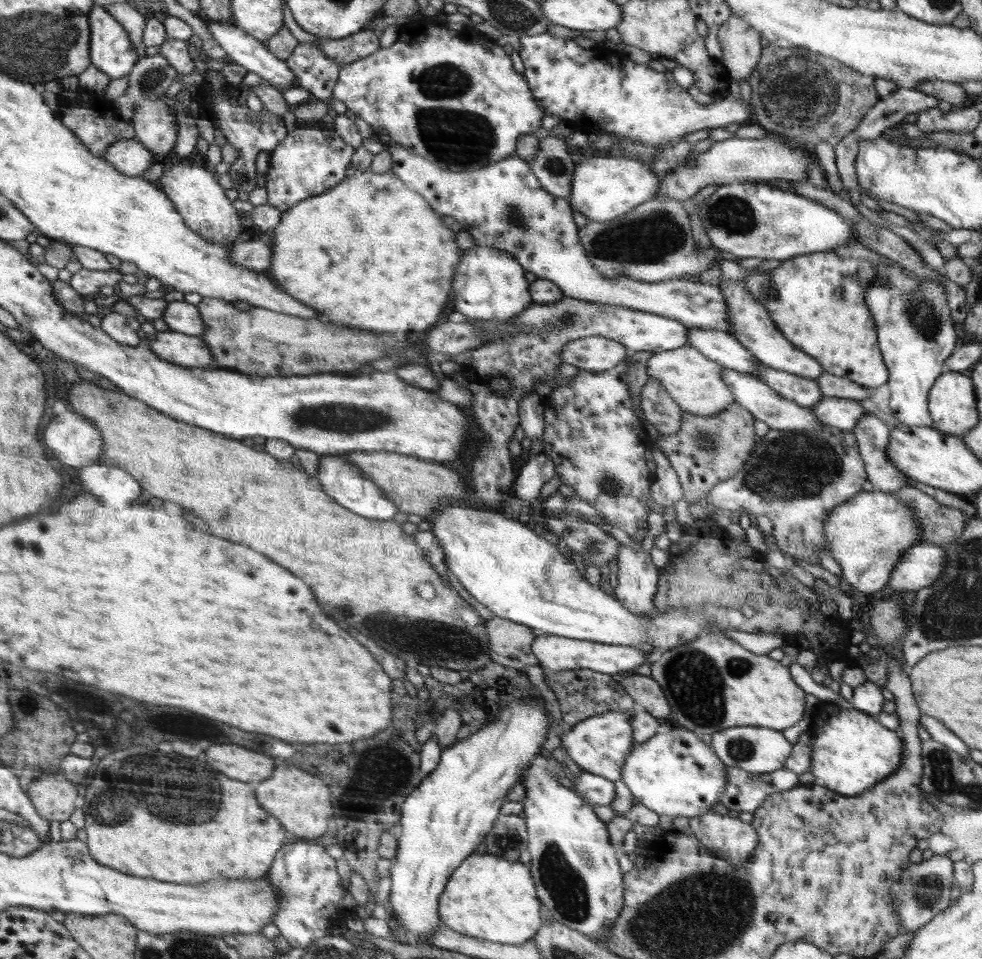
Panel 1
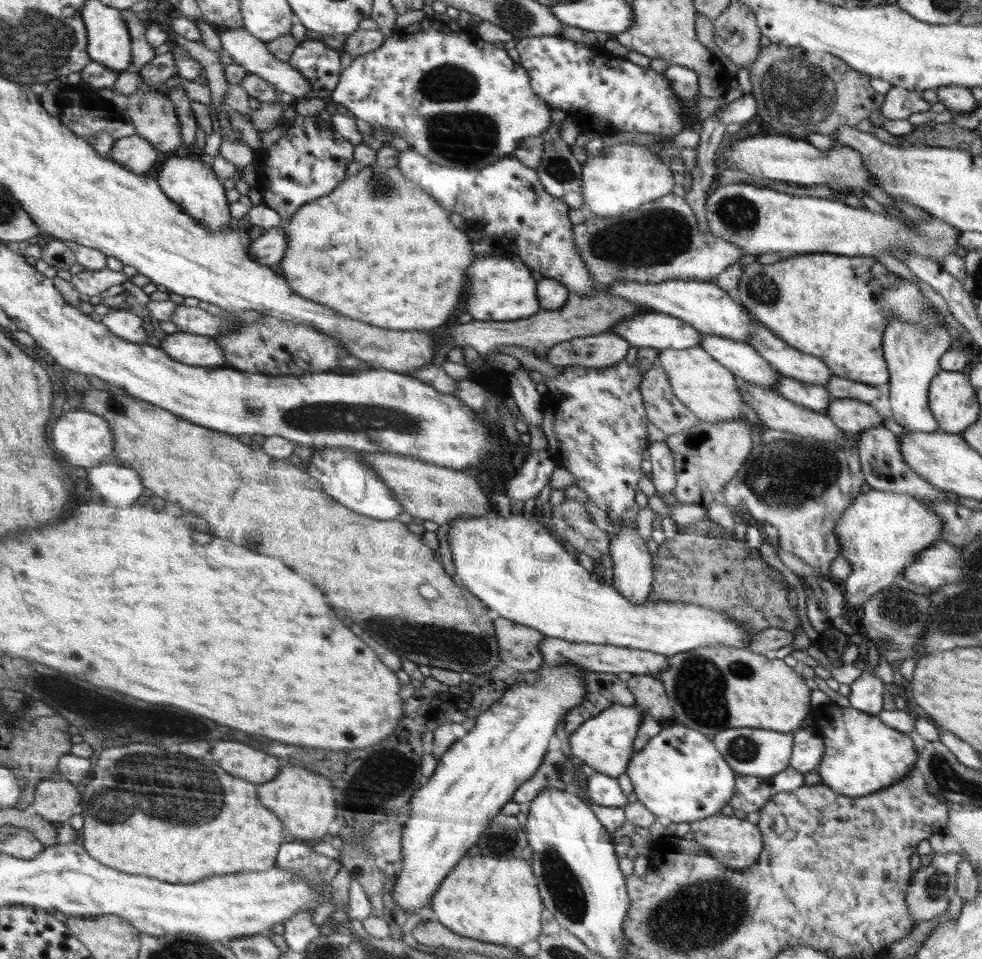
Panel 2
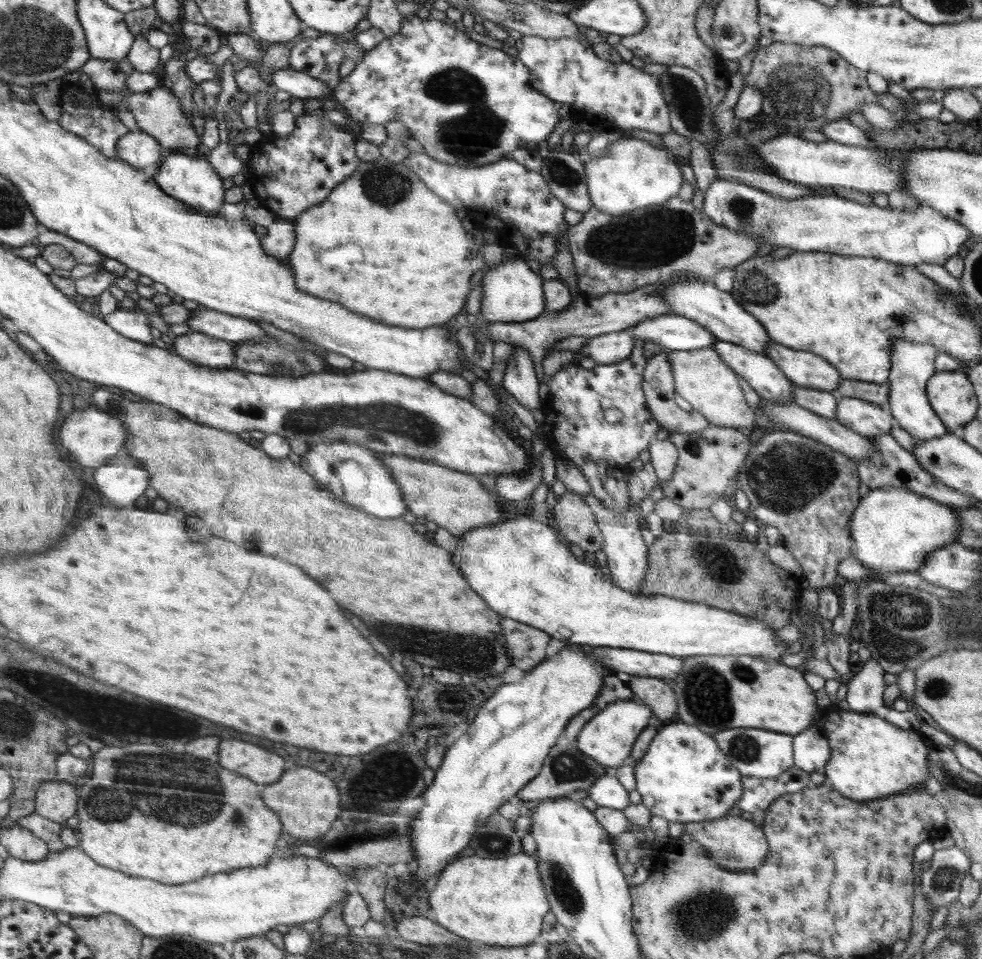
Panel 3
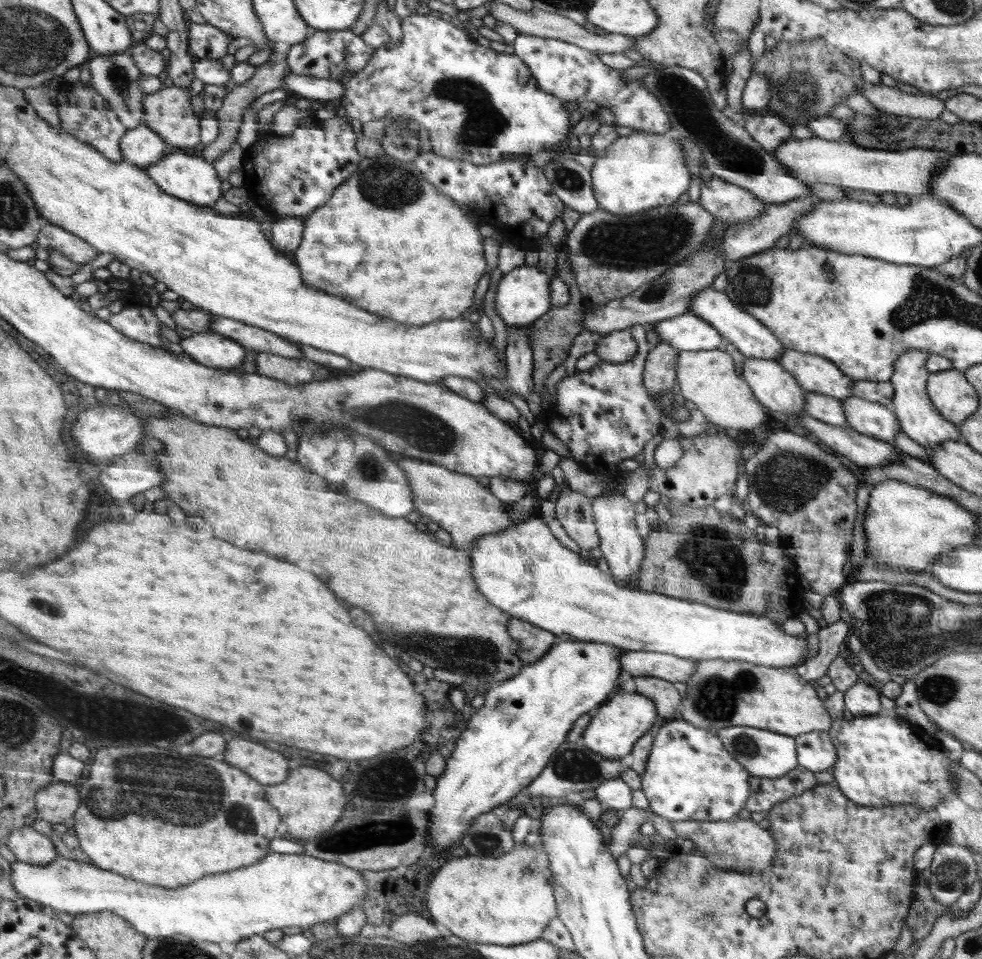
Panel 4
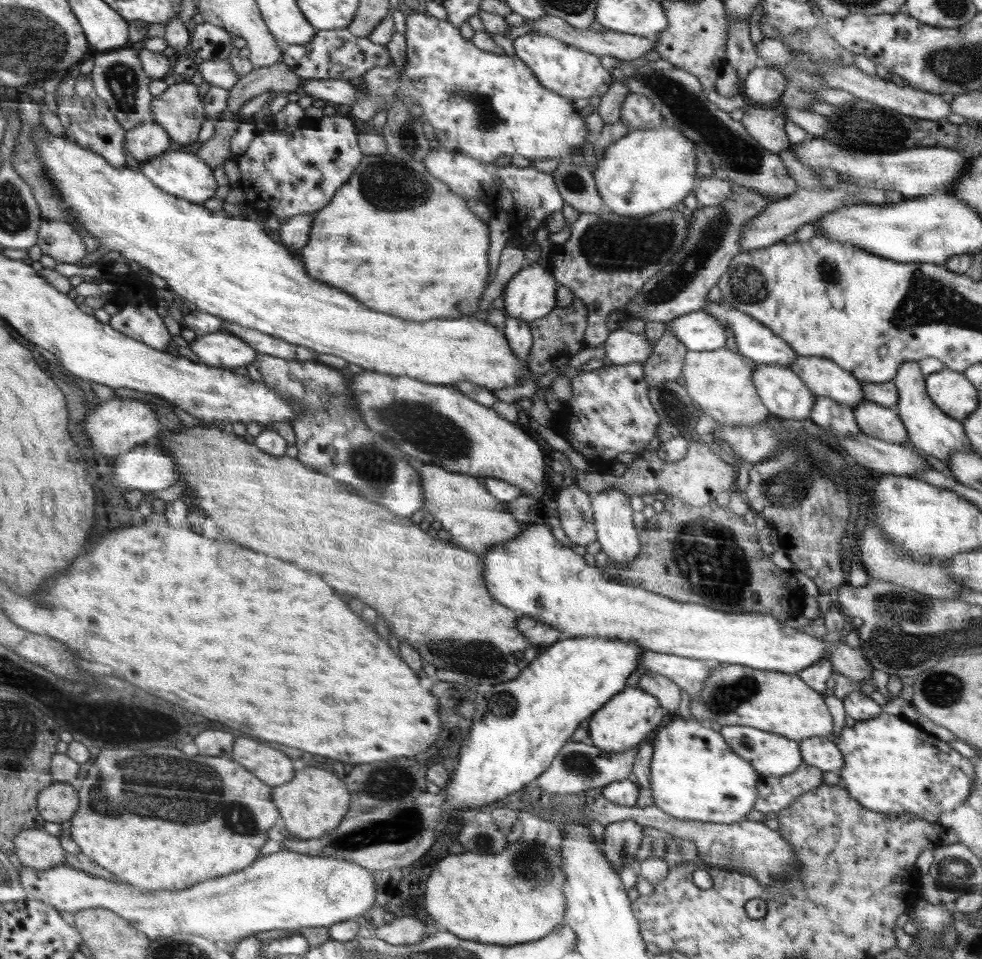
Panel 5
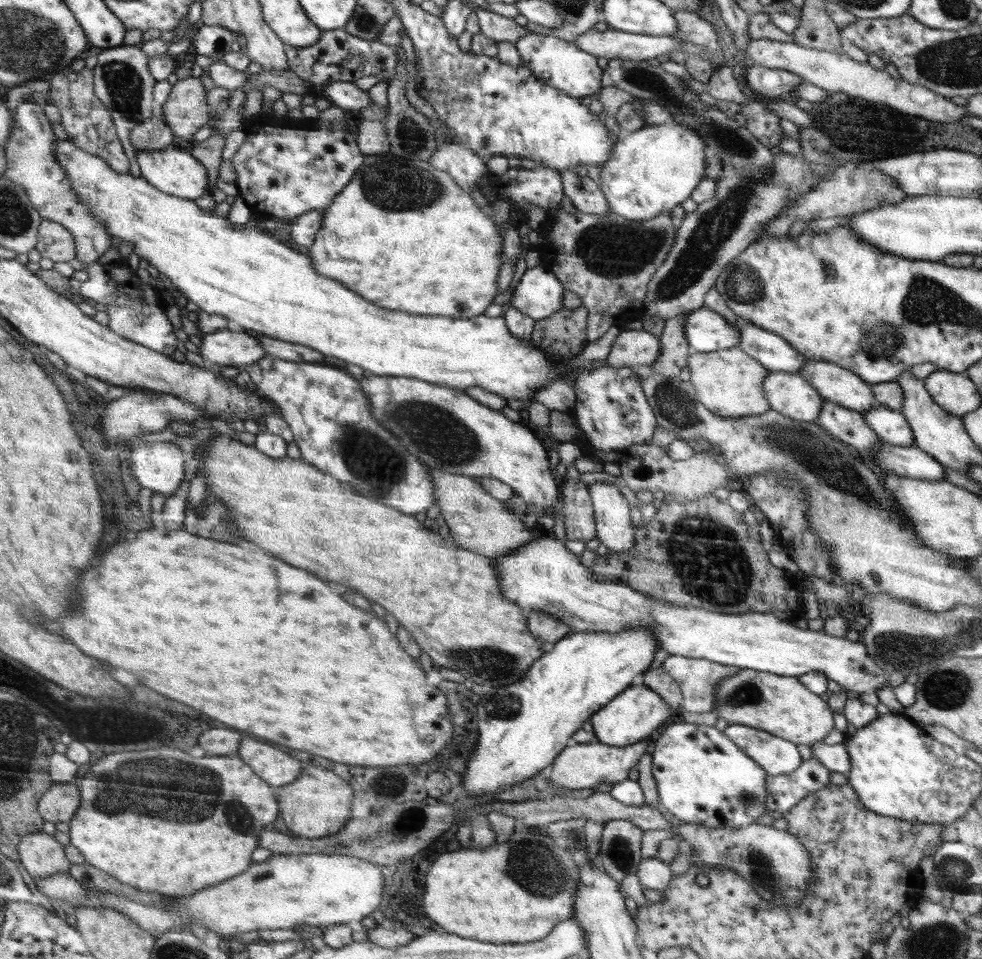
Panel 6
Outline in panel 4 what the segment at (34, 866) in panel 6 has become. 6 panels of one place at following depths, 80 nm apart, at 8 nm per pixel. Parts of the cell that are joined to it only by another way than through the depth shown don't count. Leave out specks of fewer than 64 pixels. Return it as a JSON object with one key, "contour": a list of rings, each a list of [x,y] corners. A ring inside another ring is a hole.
{"contour":[[[33,826],[13,832],[7,846],[20,861],[35,865],[53,863],[60,856],[55,840]]]}

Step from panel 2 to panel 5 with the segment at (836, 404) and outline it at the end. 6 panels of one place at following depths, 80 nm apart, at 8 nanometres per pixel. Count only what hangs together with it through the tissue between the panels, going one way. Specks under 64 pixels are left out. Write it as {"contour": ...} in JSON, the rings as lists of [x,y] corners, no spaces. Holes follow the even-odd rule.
{"contour":[[[867,401],[853,408],[856,423],[864,434],[879,440],[900,443],[908,440],[908,431],[900,420],[897,406],[884,407]]]}

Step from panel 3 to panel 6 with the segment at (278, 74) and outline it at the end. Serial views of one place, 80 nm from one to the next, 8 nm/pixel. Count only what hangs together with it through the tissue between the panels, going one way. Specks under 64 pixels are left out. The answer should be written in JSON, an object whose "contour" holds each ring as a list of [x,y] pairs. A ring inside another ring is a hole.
{"contour":[[[336,81],[326,85],[323,96],[332,105],[349,110],[362,110],[370,104],[370,95],[362,91],[353,82]]]}

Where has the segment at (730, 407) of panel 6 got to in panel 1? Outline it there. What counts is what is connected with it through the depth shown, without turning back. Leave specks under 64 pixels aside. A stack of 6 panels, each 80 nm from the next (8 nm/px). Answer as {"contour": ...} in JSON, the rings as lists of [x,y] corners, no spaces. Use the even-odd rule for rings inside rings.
{"contour":[[[691,346],[676,347],[671,351],[653,353],[646,364],[646,374],[657,380],[668,392],[672,401],[687,413],[710,416],[726,412],[736,403],[730,385],[723,380],[724,366]]]}

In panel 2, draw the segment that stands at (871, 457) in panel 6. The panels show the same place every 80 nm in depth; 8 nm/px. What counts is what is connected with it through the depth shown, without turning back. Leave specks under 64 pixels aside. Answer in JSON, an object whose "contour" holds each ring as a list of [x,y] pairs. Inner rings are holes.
{"contour":[[[782,373],[777,376],[775,390],[787,400],[820,414],[824,414],[834,400],[822,385],[802,382]]]}

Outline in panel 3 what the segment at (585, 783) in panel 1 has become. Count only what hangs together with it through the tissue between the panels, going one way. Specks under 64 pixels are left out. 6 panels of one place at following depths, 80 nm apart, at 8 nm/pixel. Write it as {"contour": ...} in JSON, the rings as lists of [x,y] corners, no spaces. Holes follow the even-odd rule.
{"contour":[[[614,773],[599,776],[588,789],[589,796],[597,806],[623,810],[631,805],[626,790]]]}

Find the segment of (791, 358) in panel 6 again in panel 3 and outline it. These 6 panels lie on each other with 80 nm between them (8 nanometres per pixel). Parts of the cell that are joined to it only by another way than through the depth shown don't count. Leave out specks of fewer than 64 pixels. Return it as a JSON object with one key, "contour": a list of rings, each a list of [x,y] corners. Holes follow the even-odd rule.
{"contour":[[[696,279],[692,282],[676,283],[663,290],[663,300],[670,304],[674,315],[686,316],[690,320],[698,321],[704,328],[715,333],[718,340],[734,343],[760,354],[765,354],[772,342],[765,325],[756,320],[756,317],[752,316],[752,313],[749,313],[730,292],[721,291],[713,283]]]}

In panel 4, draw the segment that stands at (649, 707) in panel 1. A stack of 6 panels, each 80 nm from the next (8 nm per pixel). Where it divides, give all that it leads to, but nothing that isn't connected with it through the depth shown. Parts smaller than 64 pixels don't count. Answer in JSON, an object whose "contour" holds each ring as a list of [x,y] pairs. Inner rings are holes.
{"contour":[[[634,677],[629,687],[654,700],[655,707],[659,709],[659,715],[665,720],[681,708],[683,697],[672,682],[657,677]]]}

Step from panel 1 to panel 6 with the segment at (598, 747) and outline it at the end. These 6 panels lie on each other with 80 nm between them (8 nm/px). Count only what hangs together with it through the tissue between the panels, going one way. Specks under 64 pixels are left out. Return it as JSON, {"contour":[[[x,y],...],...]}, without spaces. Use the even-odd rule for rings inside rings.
{"contour":[[[631,685],[616,695],[602,710],[591,716],[596,742],[608,746],[628,746],[639,743],[642,738],[652,734],[668,716],[670,710],[663,697],[646,685]]]}

